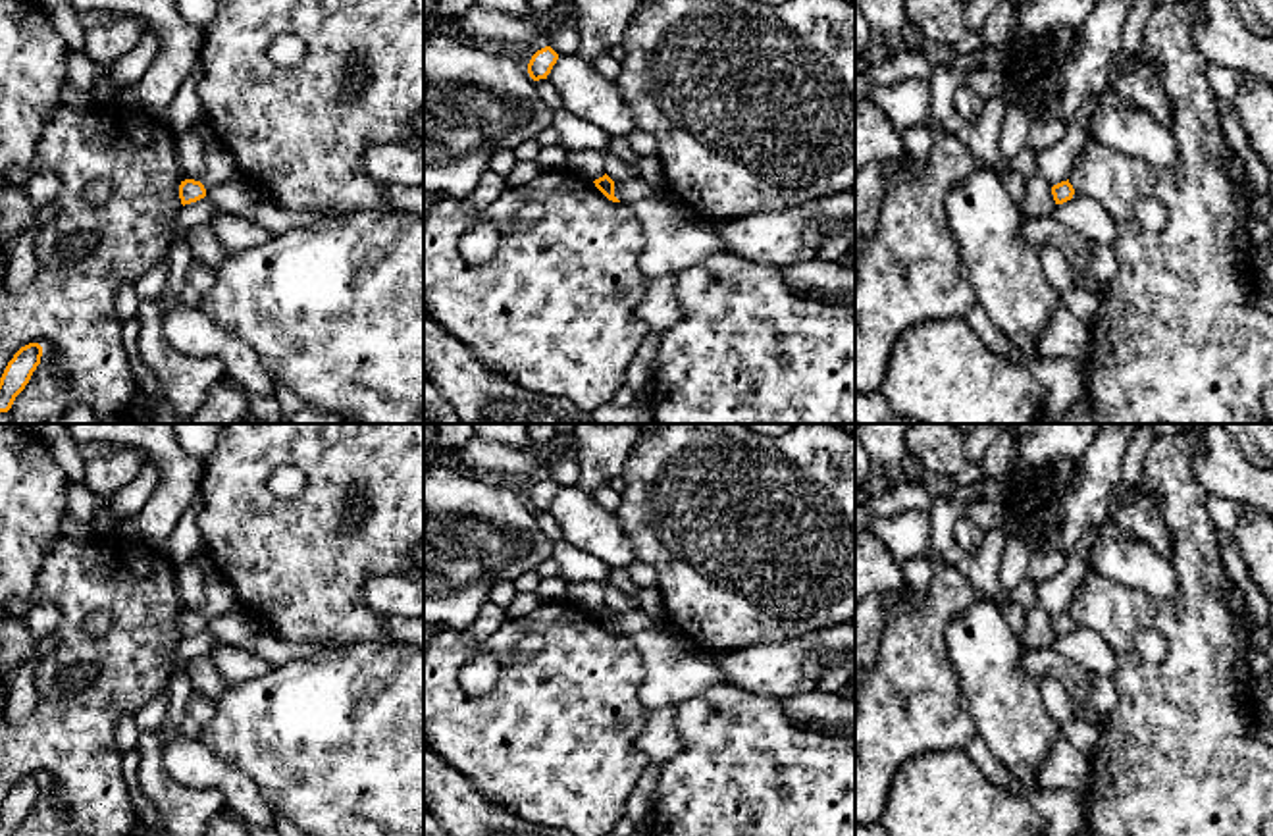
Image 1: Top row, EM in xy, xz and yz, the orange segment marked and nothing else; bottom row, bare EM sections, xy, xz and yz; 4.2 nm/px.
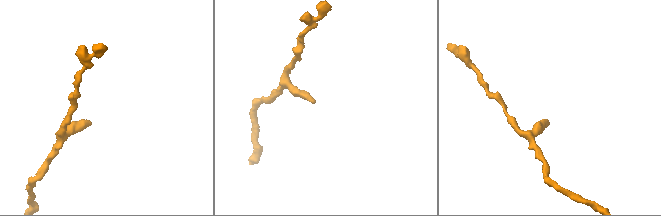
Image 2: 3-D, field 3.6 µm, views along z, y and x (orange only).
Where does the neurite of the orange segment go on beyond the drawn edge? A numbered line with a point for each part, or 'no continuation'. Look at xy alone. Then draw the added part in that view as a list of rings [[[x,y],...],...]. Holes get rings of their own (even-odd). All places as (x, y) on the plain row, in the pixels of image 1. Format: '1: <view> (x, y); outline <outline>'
1: xy (220, 600); outline [[[216,570],[206,574],[204,611],[200,614],[204,616],[206,622],[210,622],[212,618],[231,614],[231,613],[243,613],[243,605],[237,599],[233,588]]]

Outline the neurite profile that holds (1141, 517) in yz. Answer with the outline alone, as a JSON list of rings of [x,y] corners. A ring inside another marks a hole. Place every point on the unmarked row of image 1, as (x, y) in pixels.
[[[1140,483],[1129,493],[1129,501],[1121,507],[1121,528],[1148,543],[1156,553],[1171,557],[1173,537],[1163,522],[1157,505],[1150,499],[1146,487]]]

